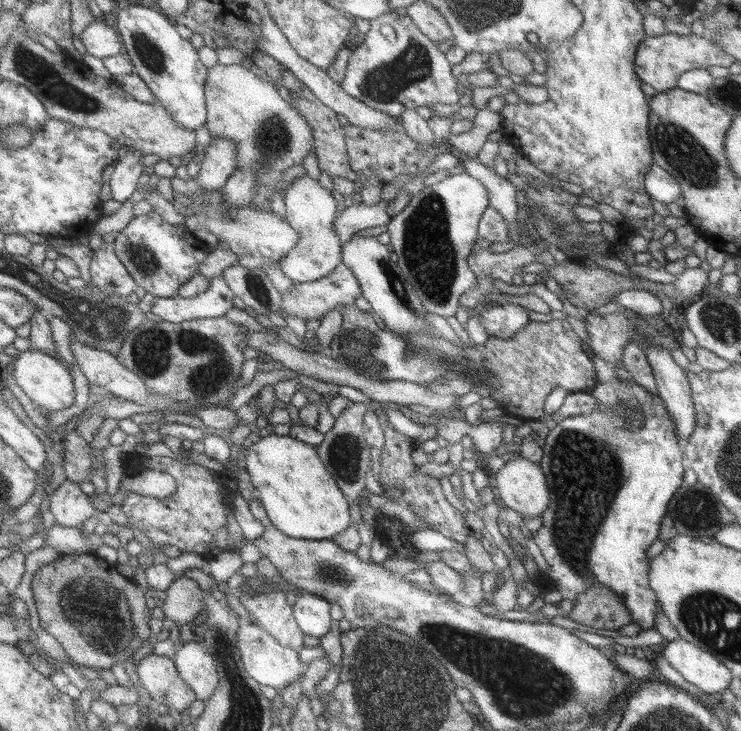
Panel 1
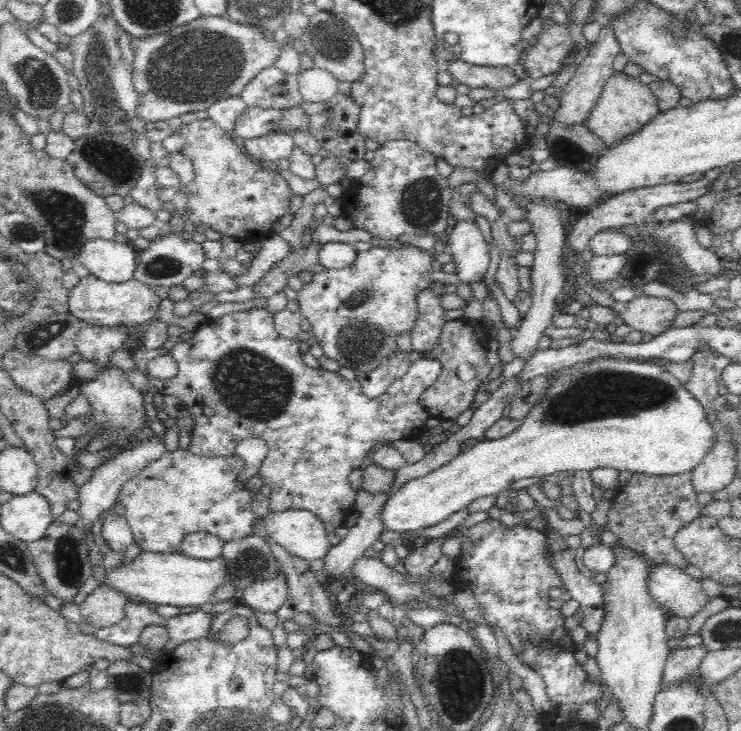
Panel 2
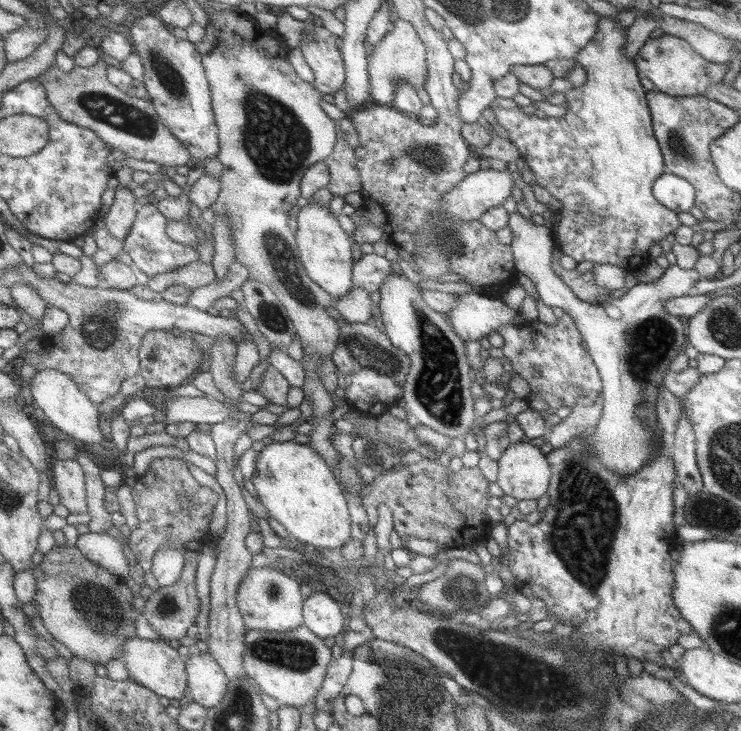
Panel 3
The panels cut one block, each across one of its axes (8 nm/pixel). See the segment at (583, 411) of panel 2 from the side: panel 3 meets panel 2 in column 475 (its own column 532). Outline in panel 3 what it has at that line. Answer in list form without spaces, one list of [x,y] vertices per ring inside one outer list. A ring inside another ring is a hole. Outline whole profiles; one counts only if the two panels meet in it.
[[[524,439],[507,445],[497,460],[497,480],[501,492],[510,496],[516,501],[535,500],[537,501],[546,493],[550,469],[545,454],[541,452],[537,444],[530,444]]]

